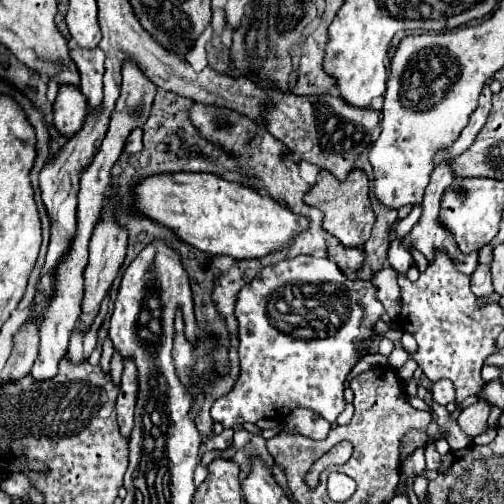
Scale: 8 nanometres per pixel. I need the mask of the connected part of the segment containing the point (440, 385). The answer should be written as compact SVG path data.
M442 379L442 381L436 381L430 389L432 393L432 399L438 403L438 405L448 405L454 401L454 387L450 381Z

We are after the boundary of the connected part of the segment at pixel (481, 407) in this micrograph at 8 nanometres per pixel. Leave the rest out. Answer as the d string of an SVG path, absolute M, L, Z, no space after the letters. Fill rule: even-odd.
M478 399L474 405L462 409L462 413L458 415L460 427L462 427L470 437L476 437L476 435L484 433L484 431L488 429L490 409L492 409L492 403L488 403L486 399Z

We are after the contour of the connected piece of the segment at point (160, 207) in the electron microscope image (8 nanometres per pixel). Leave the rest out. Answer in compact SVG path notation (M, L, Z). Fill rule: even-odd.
M178 171L170 175L148 175L134 187L136 213L174 231L184 243L232 259L258 259L272 249L292 243L298 231L306 229L306 217L294 215L288 207L274 203L268 195L258 195L250 187L224 181L212 173Z

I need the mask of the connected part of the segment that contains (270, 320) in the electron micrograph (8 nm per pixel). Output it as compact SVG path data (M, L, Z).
M302 255L262 269L246 287L242 287L240 299L236 301L236 319L240 323L240 377L232 391L212 405L212 419L224 427L246 421L256 423L260 419L282 421L296 407L306 407L334 423L346 405L344 381L360 357L358 347L370 337L370 331L382 313L384 307L376 299L372 283L346 279L346 275L338 271L338 265L328 257L318 259Z

